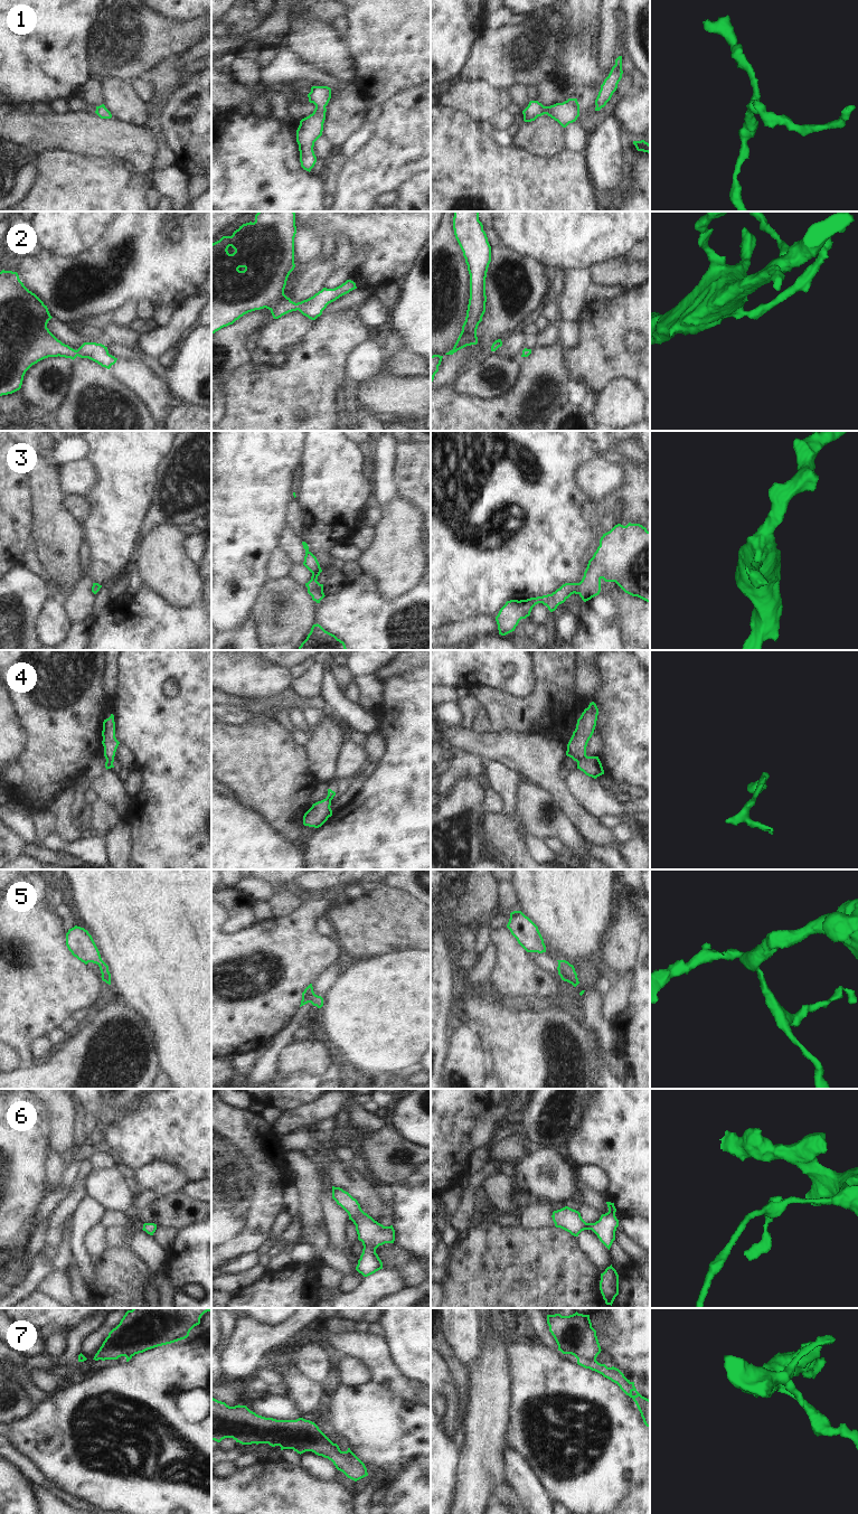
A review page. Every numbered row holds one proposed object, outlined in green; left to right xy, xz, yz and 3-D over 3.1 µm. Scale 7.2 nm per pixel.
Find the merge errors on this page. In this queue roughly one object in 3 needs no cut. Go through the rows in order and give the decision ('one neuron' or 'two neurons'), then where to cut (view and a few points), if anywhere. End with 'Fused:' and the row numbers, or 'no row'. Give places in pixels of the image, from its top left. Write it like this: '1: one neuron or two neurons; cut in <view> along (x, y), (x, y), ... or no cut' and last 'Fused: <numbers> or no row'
1: one neuron; no cut
2: one neuron; no cut
3: one neuron; no cut
4: two neurons; cut in yz along (585, 754), (577, 762)
5: one neuron; no cut
6: one neuron; no cut
7: two neurons; cut in yz along (575, 1355), (595, 1360)
Fused: 4, 7

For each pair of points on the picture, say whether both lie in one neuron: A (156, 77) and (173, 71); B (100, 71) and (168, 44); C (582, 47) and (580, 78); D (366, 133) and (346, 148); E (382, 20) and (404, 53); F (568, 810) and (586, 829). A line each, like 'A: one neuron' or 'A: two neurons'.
A: one neuron
B: one neuron
C: one neuron
D: one neuron
E: one neuron
F: one neuron

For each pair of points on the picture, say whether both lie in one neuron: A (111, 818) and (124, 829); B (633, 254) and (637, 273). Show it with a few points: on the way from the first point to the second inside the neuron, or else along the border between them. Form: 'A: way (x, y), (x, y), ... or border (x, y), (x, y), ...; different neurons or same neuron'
A: border (122, 819), (103, 837); different neurons
B: border (625, 255), (629, 260), (638, 260); different neurons

